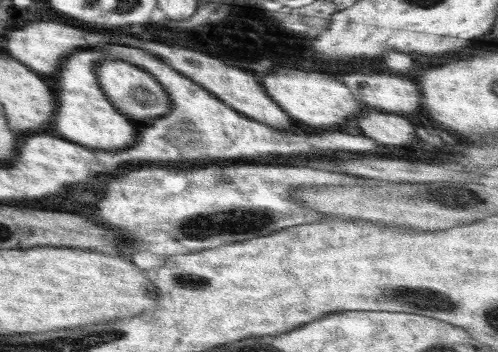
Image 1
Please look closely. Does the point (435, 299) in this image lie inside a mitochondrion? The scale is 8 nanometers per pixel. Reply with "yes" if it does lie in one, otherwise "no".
yes

